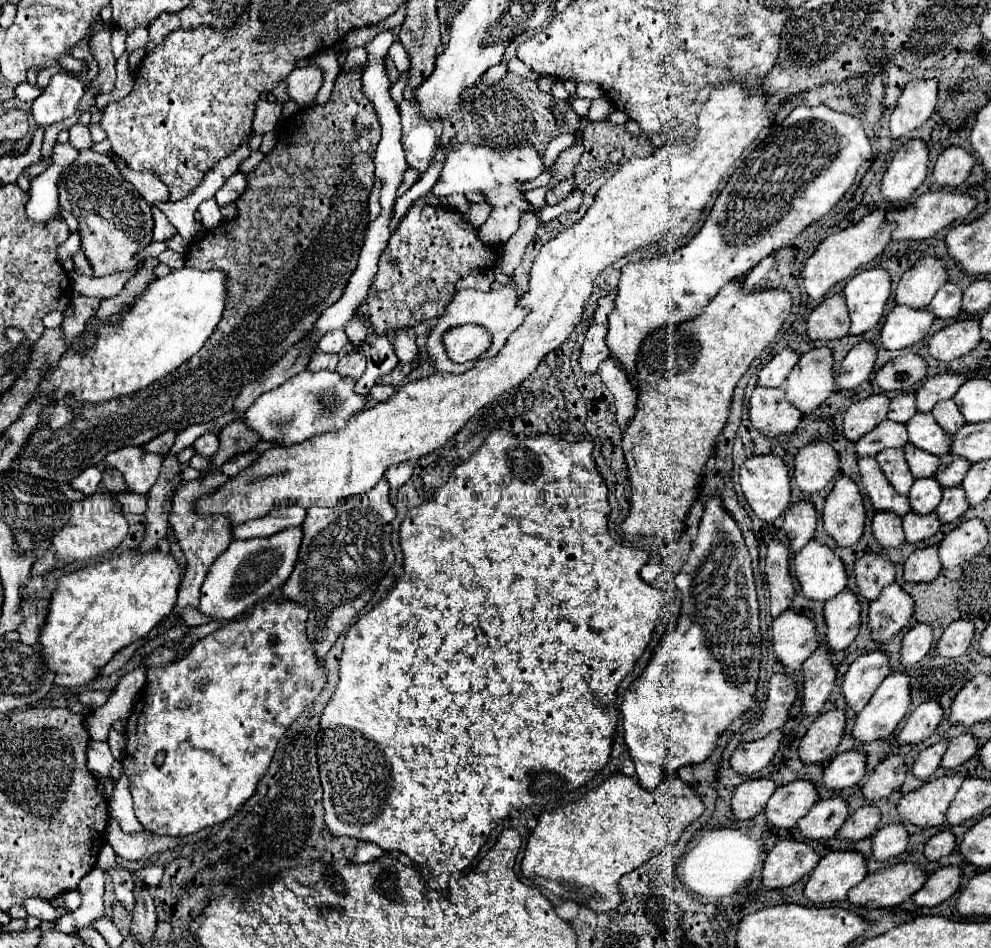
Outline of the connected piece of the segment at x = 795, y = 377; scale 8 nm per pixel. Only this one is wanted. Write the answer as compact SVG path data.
M814 348L802 354L782 384L786 400L802 414L812 414L834 392L832 364L828 348Z

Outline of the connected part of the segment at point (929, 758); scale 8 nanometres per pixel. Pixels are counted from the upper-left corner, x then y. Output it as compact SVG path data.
M938 742L926 750L920 752L920 756L916 758L914 766L912 766L912 774L916 776L916 780L928 780L940 766L940 760L946 752L946 744L944 742Z

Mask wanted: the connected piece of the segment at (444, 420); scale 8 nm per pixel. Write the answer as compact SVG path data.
M724 82L720 88L712 90L710 100L704 104L698 116L698 136L694 142L688 144L684 140L672 140L654 154L646 158L630 158L624 166L620 166L620 170L598 190L596 200L584 214L584 218L578 220L574 226L562 230L556 238L542 246L530 270L528 292L518 300L518 306L530 308L530 312L524 322L508 336L506 344L496 356L480 358L472 370L458 376L432 374L428 378L404 384L390 400L378 402L370 410L352 416L346 428L342 428L340 432L318 434L290 448L276 446L266 450L252 466L236 474L220 488L198 498L194 510L198 510L198 514L224 514L230 518L232 526L240 526L242 522L262 518L262 514L274 510L274 506L278 506L278 496L286 496L286 500L292 500L296 496L296 502L302 500L302 508L338 506L348 496L372 490L390 466L402 462L414 464L418 458L442 448L472 418L472 414L476 414L484 404L492 402L508 388L524 382L548 352L560 348L560 344L572 334L574 326L580 322L584 304L592 294L592 282L606 266L614 264L618 258L630 252L648 250L650 244L674 240L690 232L710 196L716 192L722 180L726 177L729 179L739 166L745 150L760 144L756 140L762 128L770 124L770 118L764 112L764 104L766 98L756 88L744 92L738 84L732 86Z

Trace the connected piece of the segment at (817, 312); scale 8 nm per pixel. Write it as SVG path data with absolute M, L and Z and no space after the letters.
M838 292L826 298L808 316L806 334L810 340L836 340L844 338L850 328L850 318L844 302L844 294Z

